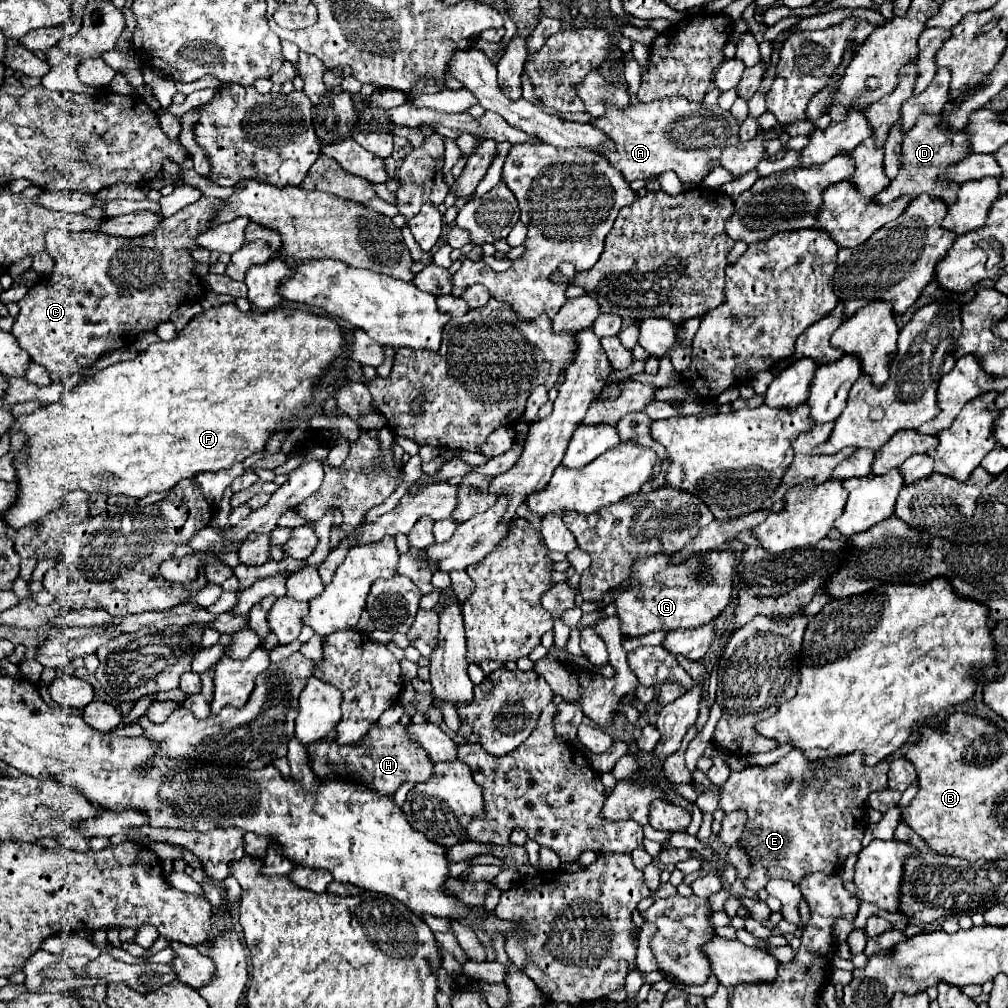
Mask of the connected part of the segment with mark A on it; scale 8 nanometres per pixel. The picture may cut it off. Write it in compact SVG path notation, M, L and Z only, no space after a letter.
M669 97L651 103L631 103L623 109L605 103L605 115L597 117L593 125L615 143L615 149L597 147L589 151L603 155L623 173L625 181L651 179L665 171L675 171L683 181L703 181L711 171L711 161L715 161L727 145L739 143L741 123L717 105Z

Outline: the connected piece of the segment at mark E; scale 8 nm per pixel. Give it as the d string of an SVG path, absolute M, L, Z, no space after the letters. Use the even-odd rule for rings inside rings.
M793 749L769 767L731 773L719 787L719 809L725 813L737 809L747 813L739 847L749 857L751 873L743 879L743 885L757 893L769 879L799 883L807 873L837 873L847 855L861 851L865 799L879 787L887 787L887 763L867 767L863 765L863 753L835 757L835 761L823 761L823 765L807 765L803 753ZM783 777L791 777L791 785L779 785Z

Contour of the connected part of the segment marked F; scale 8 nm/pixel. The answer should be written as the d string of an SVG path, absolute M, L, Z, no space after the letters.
M233 303L221 305L217 309L201 311L199 315L193 317L193 321L189 321L177 333L175 339L151 343L145 351L137 353L135 359L113 363L107 369L103 369L103 371L99 371L91 377L83 377L73 389L63 393L63 397L57 403L45 405L45 407L29 413L29 415L19 415L19 417L13 419L11 431L27 435L27 441L23 445L23 451L25 451L27 457L25 457L25 461L19 461L17 457L13 457L13 467L15 467L15 475L17 475L19 493L17 493L17 501L3 513L3 521L13 529L21 529L25 525L31 525L37 519L41 519L43 515L47 515L47 513L55 511L57 507L61 507L65 503L65 495L69 491L75 491L75 489L81 489L85 493L127 495L127 497L141 499L151 491L169 491L181 479L195 477L195 473L229 469L231 465L241 463L249 455L263 451L267 439L275 431L285 429L289 425L289 421L293 421L295 413L311 401L311 393L313 393L317 377L323 373L327 363L331 363L343 351L345 351L343 349L343 335L339 331L337 323L329 317L319 317L319 315L297 311L297 309L271 309L271 311L265 311L265 313L257 313L257 311L241 313L237 309L237 305L233 305Z

